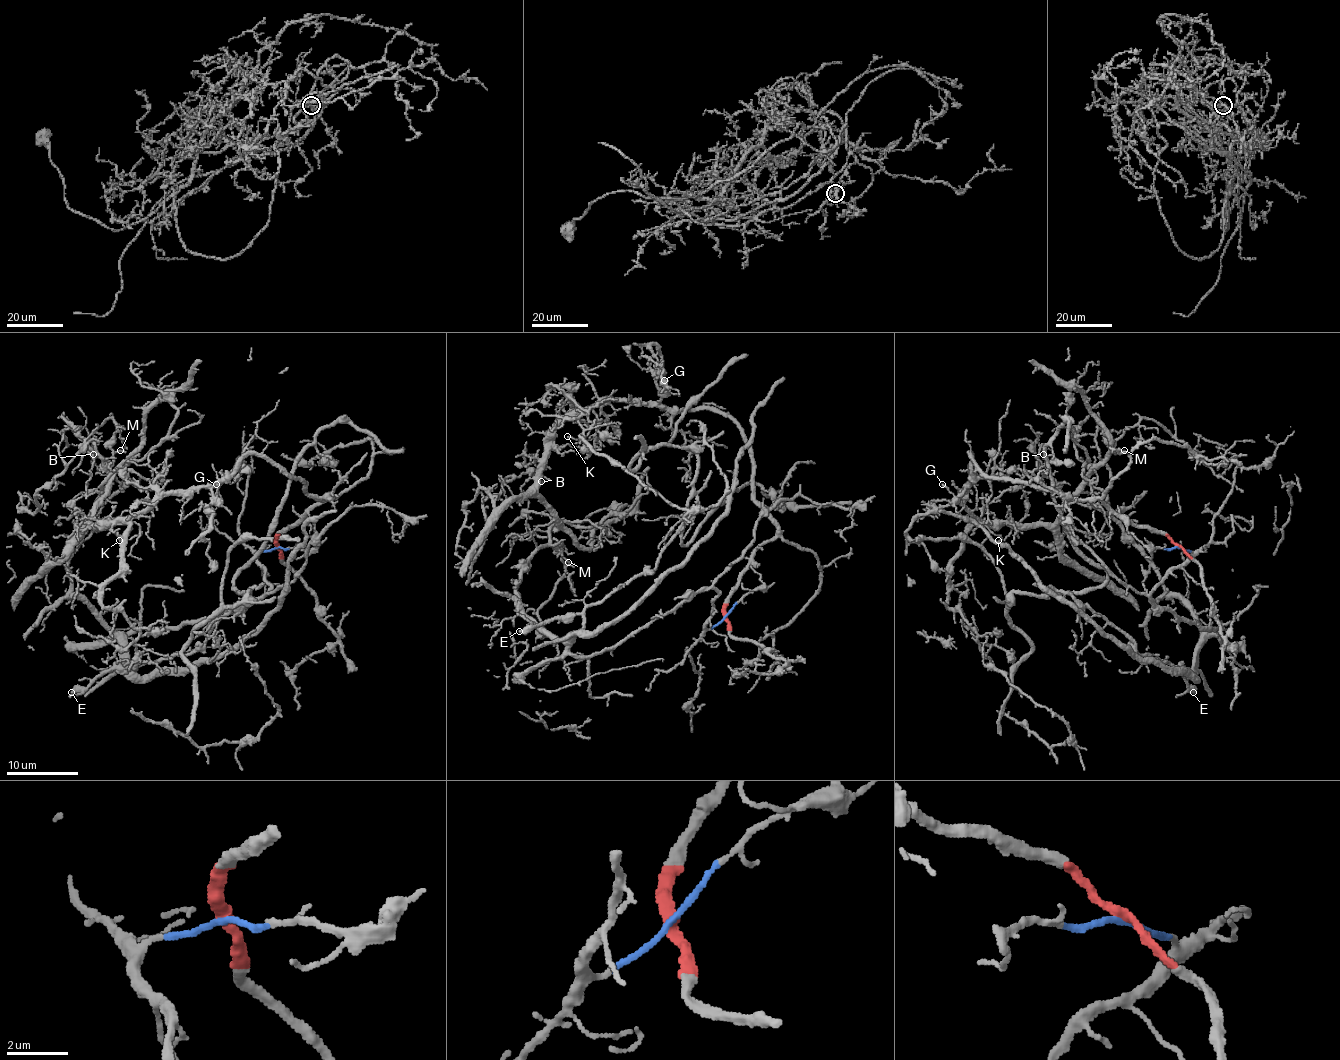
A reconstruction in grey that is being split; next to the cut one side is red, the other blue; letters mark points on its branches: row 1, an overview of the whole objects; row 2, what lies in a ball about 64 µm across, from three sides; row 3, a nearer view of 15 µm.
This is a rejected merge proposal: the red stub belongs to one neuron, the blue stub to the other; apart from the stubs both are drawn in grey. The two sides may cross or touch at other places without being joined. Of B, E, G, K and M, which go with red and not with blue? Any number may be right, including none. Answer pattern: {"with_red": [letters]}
{"with_red": ["B", "G", "K"]}

